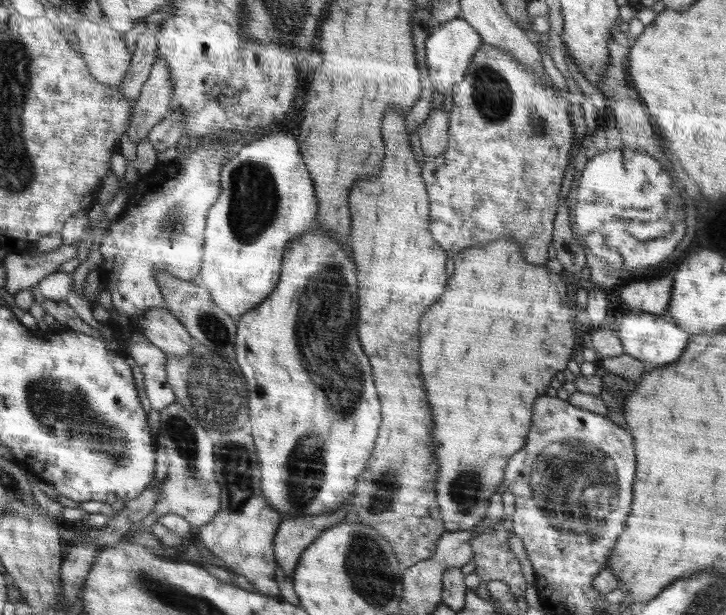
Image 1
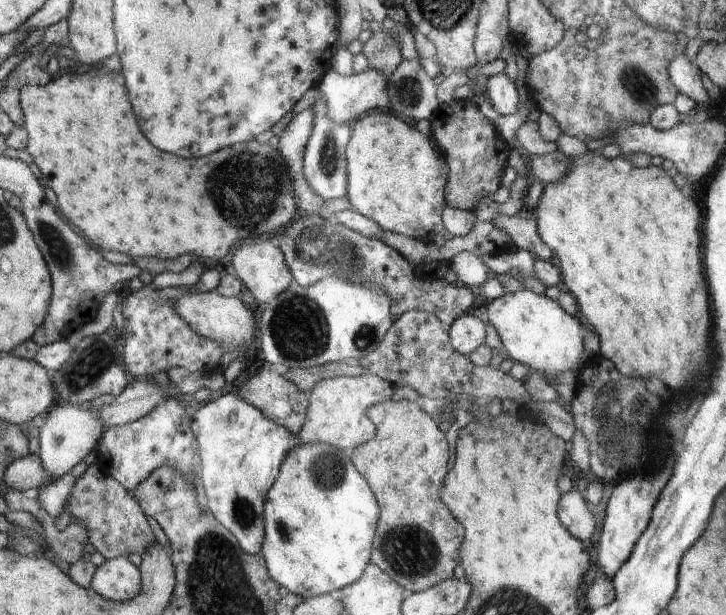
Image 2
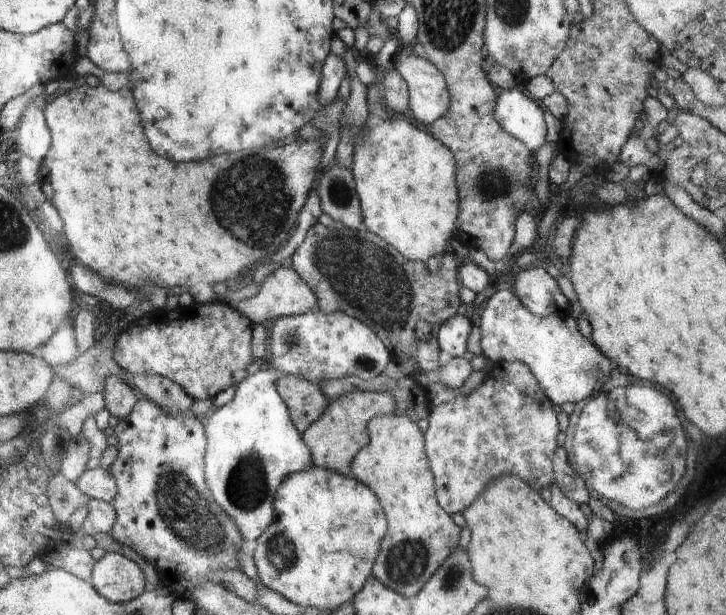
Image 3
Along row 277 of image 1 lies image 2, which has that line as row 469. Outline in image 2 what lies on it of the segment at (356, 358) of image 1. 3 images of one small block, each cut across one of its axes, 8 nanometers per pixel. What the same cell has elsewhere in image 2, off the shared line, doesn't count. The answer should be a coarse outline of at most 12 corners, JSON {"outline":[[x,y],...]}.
{"outline":[[298,443],[260,554],[303,599],[370,560],[376,498],[350,452]]}

